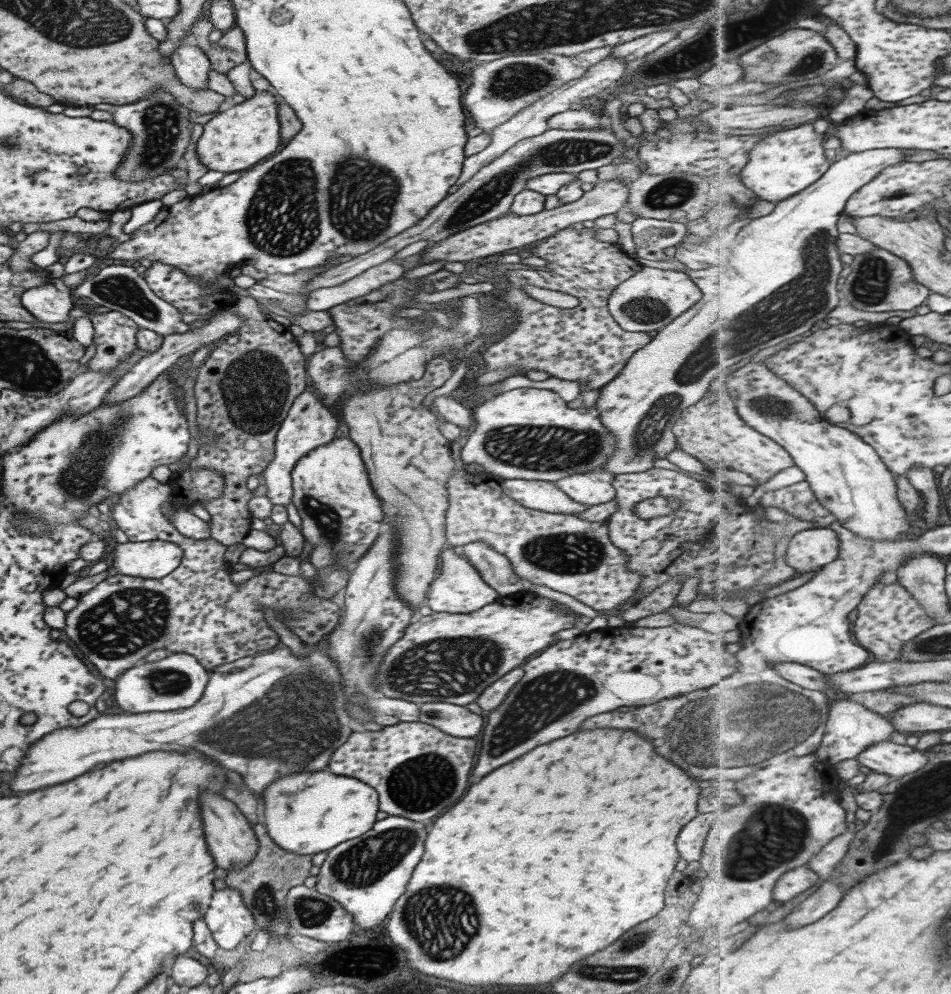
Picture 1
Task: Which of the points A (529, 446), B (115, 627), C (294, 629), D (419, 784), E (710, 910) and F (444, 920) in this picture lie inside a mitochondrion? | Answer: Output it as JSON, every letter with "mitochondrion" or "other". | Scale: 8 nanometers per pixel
{"A":"mitochondrion","B":"mitochondrion","C":"other","D":"mitochondrion","E":"other","F":"mitochondrion"}

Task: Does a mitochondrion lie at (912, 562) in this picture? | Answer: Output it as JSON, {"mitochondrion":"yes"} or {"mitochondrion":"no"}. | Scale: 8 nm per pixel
{"mitochondrion":"no"}

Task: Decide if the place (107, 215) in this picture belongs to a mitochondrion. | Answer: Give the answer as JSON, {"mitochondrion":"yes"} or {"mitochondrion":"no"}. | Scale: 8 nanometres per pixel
{"mitochondrion":"no"}

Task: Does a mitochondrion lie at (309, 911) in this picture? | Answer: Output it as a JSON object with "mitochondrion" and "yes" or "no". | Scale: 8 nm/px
{"mitochondrion":"yes"}

